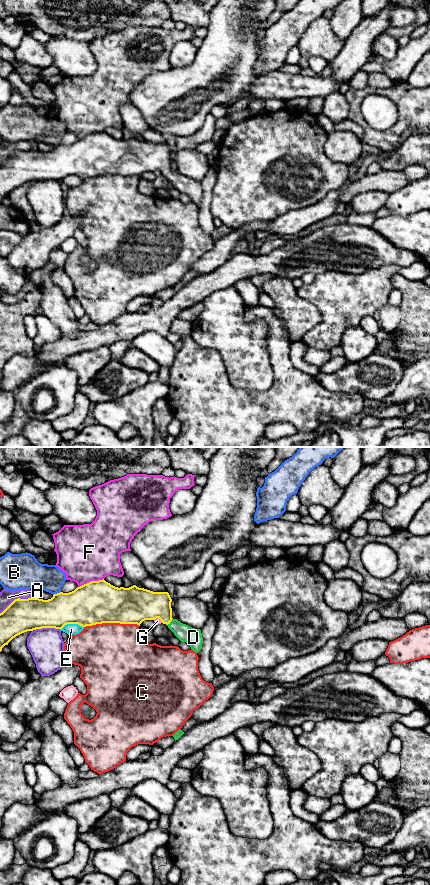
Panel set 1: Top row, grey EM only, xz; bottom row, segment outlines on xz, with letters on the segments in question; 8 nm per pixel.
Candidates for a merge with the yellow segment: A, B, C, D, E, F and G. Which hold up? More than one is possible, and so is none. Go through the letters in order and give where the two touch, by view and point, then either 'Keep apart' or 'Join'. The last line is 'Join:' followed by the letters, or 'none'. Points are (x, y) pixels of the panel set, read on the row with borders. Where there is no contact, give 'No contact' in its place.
A: Touches yellow at xz (15, 599). Keep apart
B: Touches yellow at xz (57, 593). Keep apart
C: Touches yellow at xz (111, 622). Keep apart
D: Touches yellow at xz (170, 621). Join
E: Touches yellow at xz (71, 623). Keep apart
F: Touches yellow at xz (91, 581). Keep apart
G: Touches yellow at xz (158, 617). Keep apart
Join: D

